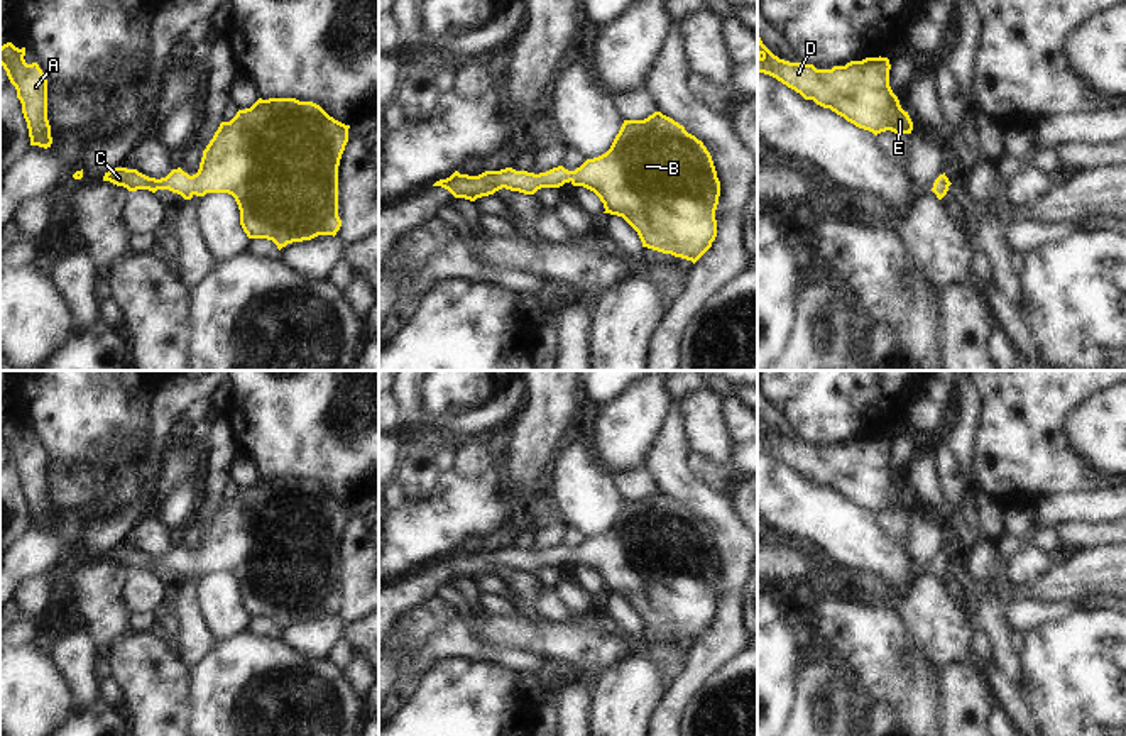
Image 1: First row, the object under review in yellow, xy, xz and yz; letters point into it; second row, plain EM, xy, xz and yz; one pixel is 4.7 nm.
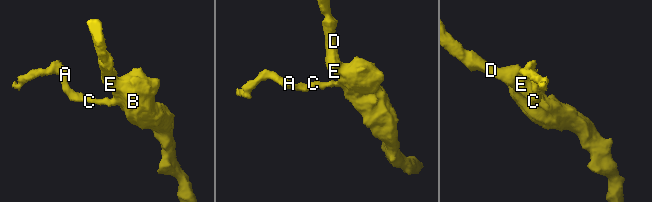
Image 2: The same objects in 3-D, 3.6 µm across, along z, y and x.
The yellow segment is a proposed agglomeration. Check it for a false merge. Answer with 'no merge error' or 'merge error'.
no merge error

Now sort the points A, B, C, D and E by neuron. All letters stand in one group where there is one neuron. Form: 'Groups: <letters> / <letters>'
Groups: A B C D E.

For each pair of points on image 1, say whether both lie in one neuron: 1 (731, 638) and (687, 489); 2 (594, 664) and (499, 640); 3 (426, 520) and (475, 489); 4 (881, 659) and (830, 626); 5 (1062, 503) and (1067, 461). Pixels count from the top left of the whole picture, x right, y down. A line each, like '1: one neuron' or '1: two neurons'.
1: one neuron
2: one neuron
3: one neuron
4: one neuron
5: two neurons

